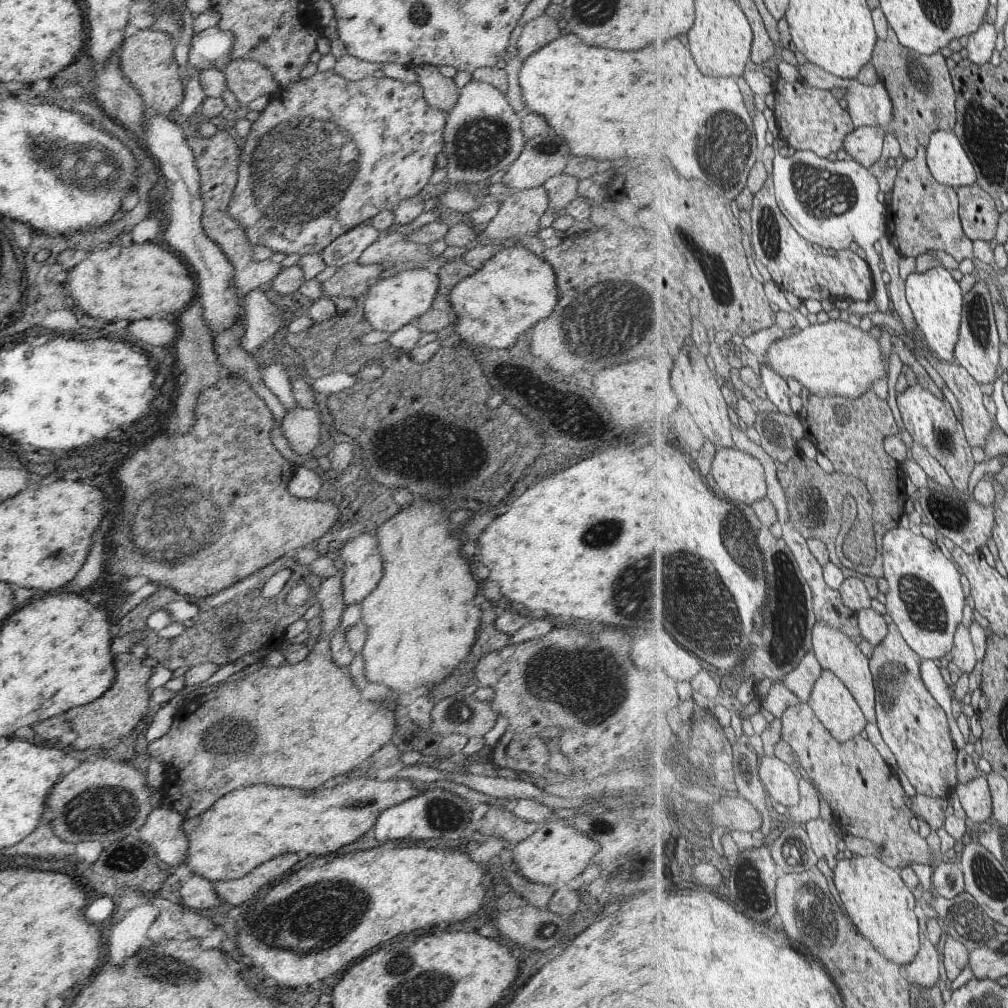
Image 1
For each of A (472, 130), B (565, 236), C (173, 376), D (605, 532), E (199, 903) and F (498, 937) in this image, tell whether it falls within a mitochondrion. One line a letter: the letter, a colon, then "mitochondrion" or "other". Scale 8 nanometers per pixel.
A: mitochondrion
B: other
C: other
D: mitochondrion
E: other
F: other

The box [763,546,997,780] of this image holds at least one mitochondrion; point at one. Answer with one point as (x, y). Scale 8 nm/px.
(920, 599)

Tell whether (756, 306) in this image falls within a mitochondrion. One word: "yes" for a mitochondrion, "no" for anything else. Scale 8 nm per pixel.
no

